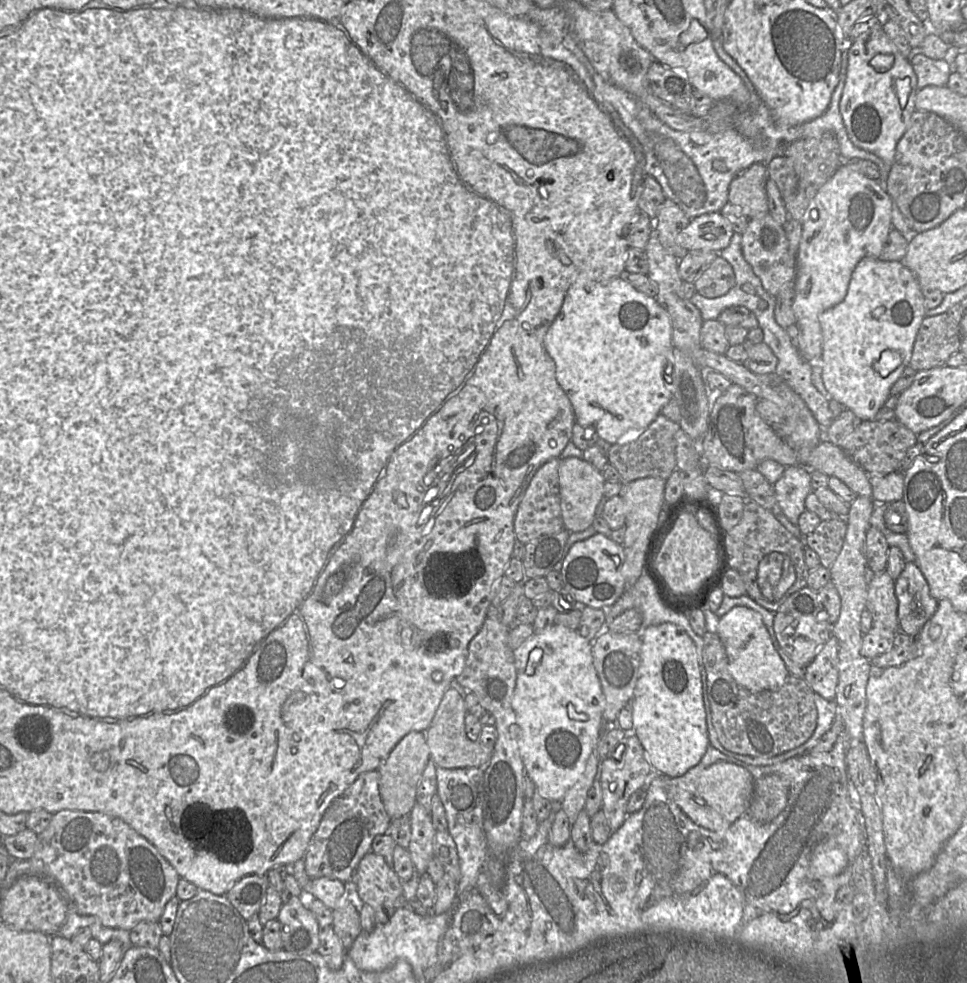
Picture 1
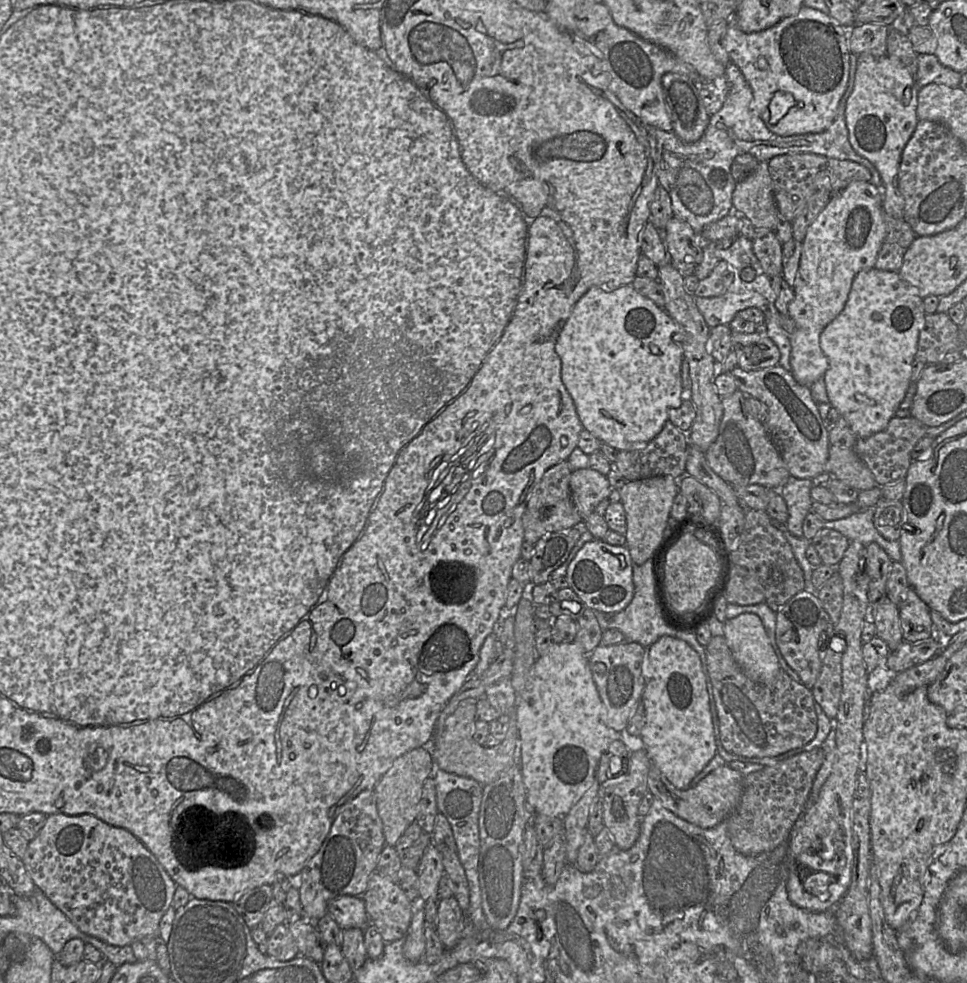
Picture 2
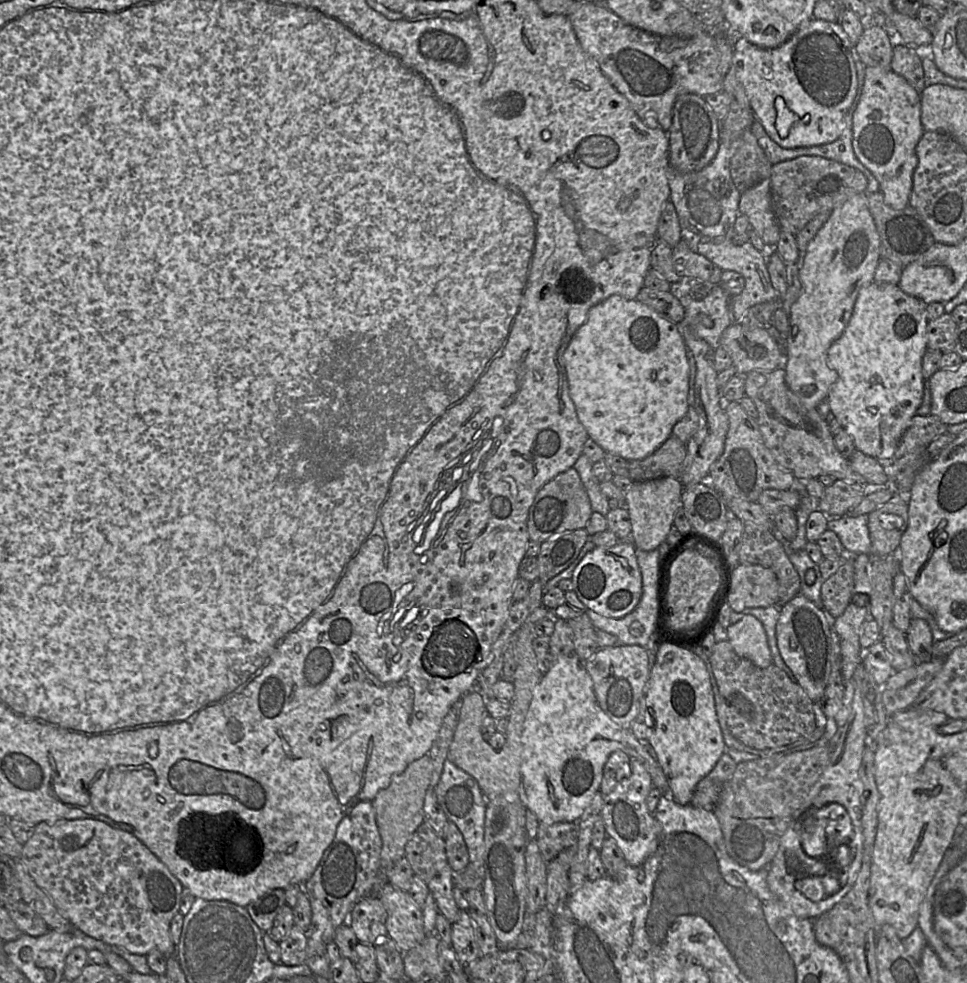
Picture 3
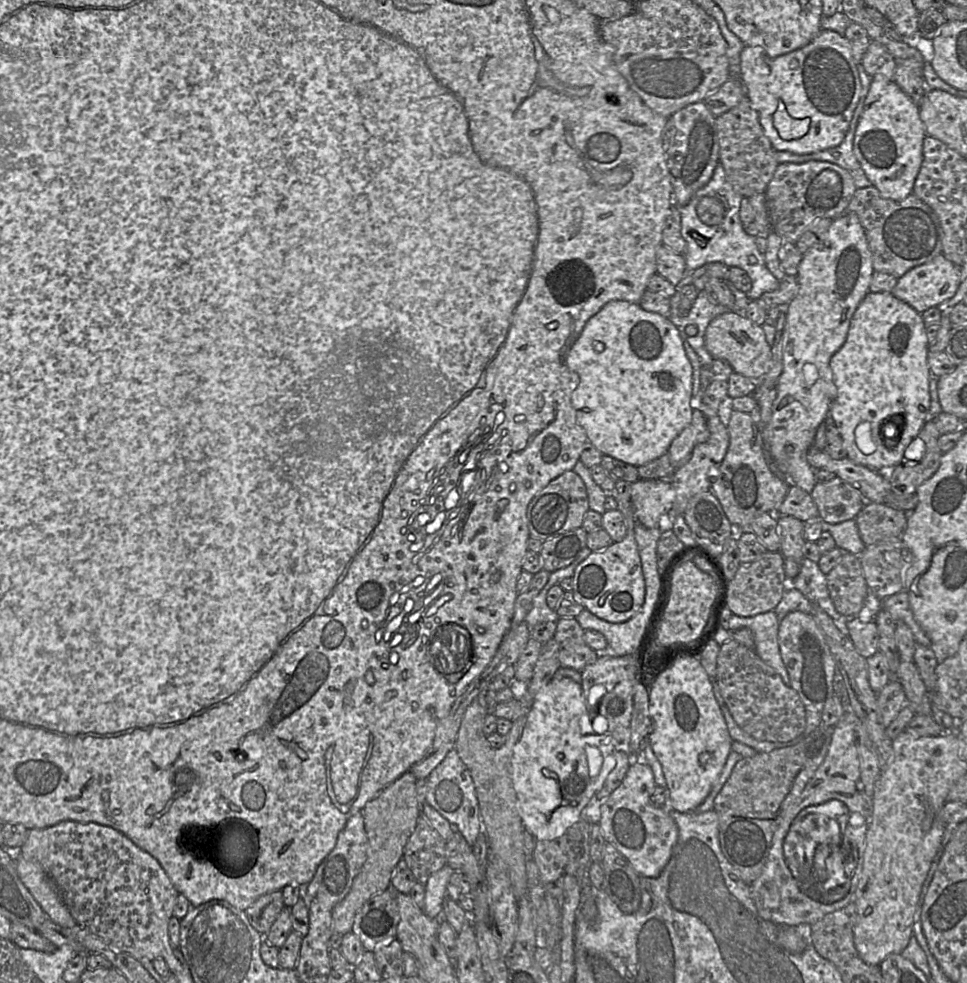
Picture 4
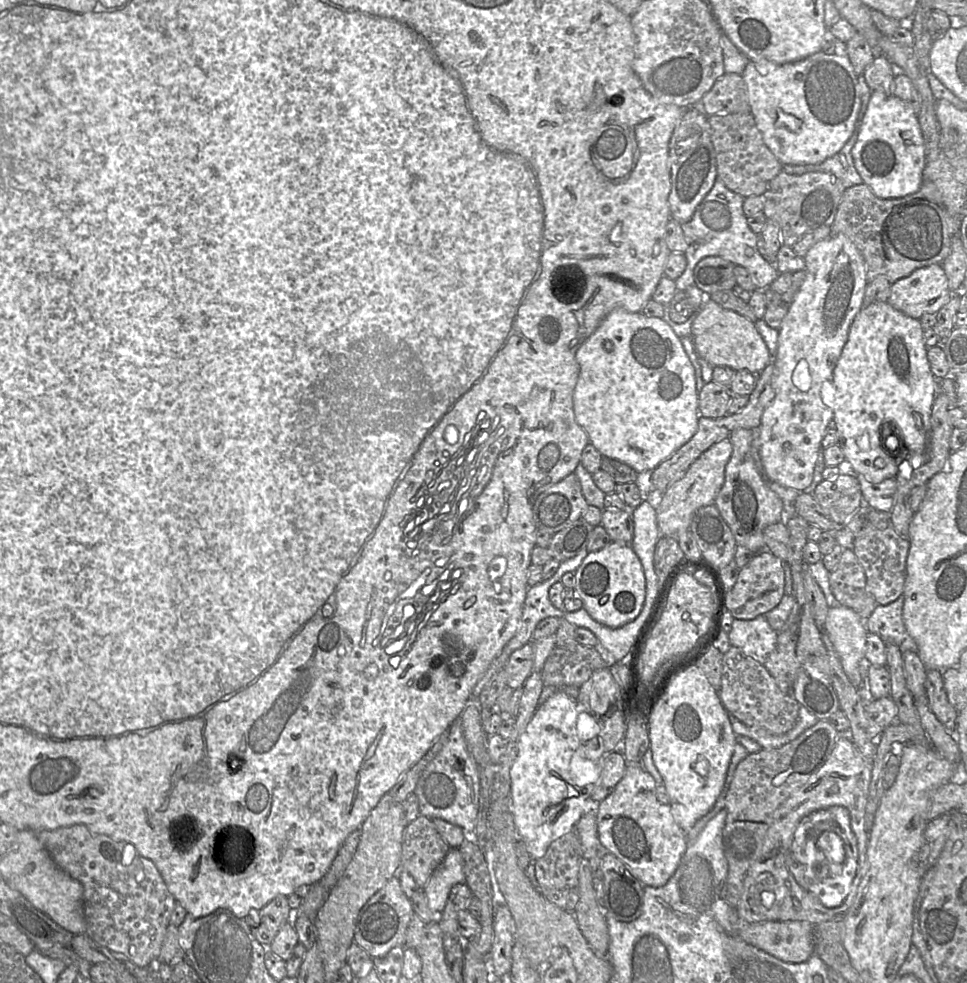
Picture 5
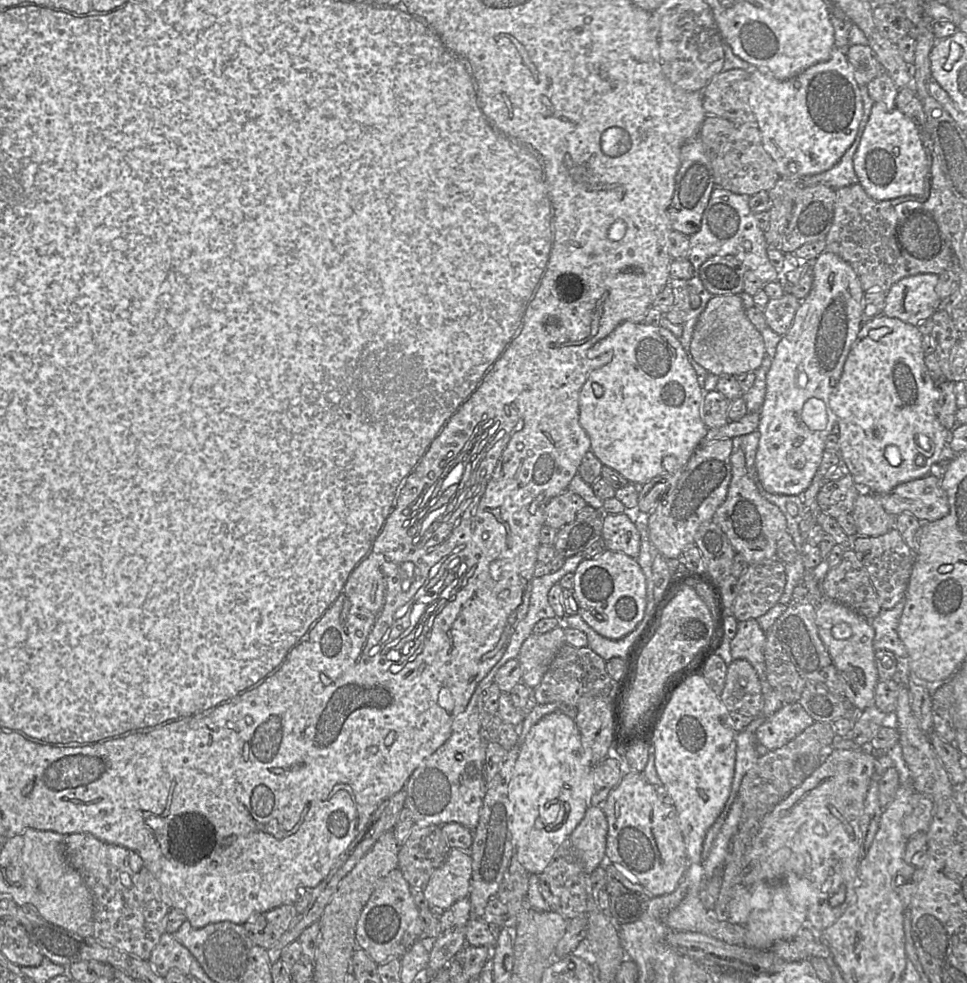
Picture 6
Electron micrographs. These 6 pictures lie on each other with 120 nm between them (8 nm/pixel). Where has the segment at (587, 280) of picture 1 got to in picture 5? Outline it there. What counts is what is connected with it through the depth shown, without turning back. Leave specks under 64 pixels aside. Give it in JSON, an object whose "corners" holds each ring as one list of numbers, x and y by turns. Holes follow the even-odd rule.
{"corners":[[616,308,608,313,599,323,595,331,585,340,576,353,578,377,574,392,574,413,576,421,587,433,589,443,603,455,621,461,636,472,653,471,661,462,687,443,698,430,699,392,697,390,695,370,684,350,681,339,671,326,662,318,647,317,642,312,629,312]]}

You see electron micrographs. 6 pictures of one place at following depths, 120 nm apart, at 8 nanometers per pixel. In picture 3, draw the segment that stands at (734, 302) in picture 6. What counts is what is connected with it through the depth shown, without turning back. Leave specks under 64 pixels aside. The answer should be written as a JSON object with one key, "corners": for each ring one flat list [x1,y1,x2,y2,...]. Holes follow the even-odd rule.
{"corners":[[734,322,721,334,719,344,728,352,736,375,785,369,785,352,763,328,749,329]]}

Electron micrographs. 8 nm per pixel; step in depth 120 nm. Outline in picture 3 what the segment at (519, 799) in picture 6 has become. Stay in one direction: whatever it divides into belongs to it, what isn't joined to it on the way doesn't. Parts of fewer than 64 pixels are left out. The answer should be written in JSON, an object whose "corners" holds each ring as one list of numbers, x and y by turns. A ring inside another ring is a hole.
{"corners":[[575,654,562,656,544,671,533,691,523,723,518,790,520,800,536,815,539,823,577,823,584,809,599,791,603,767,614,751,623,751,630,758,639,760,650,774,652,786,657,788,662,796,673,799,667,779,657,761,657,755,650,744,646,746,647,743,648,741,638,740,630,729,621,728,600,708,595,697,592,679,584,667,584,662,581,662]]}

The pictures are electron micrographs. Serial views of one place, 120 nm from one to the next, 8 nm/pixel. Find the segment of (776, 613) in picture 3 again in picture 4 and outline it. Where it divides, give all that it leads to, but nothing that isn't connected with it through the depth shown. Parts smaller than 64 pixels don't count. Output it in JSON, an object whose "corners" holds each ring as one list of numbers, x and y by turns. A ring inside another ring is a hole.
{"corners":[[773,610,752,617,741,617,733,614,729,620,729,631,736,631,744,627,749,628,754,638,755,653,780,675,786,686,791,686,790,677,779,648,779,623,780,620]]}

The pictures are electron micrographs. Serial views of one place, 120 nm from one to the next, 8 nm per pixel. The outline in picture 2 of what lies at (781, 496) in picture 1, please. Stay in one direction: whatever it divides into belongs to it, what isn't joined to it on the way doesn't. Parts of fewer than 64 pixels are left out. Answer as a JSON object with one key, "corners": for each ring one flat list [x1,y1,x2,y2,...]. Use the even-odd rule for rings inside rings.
{"corners":[[790,475,785,485,779,489,788,509,788,520,785,525,796,537,803,537,803,521,811,511,813,502,810,496,812,487,812,479,800,479]]}

